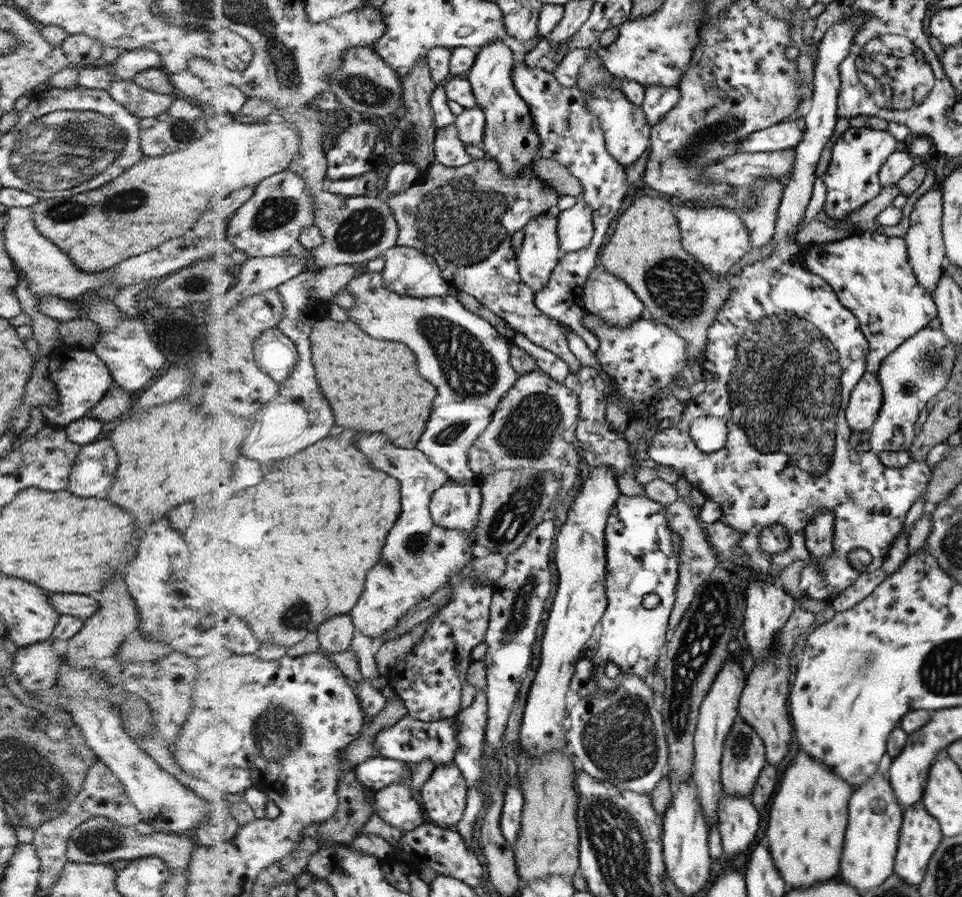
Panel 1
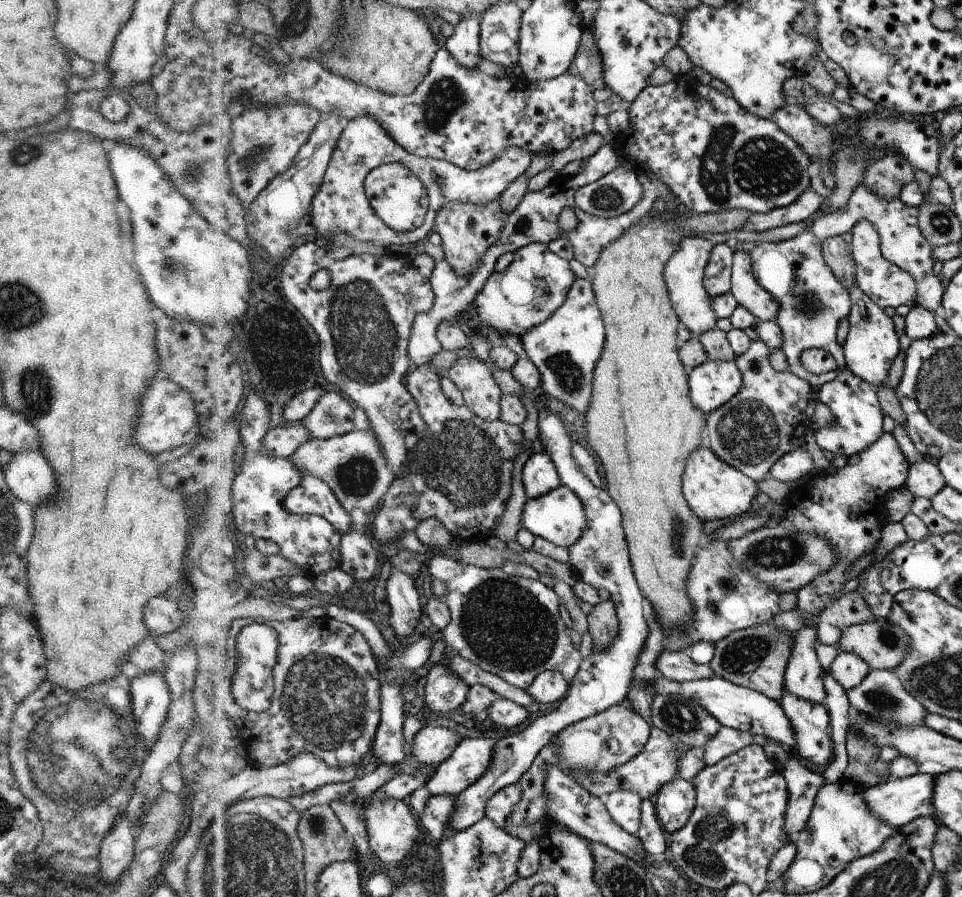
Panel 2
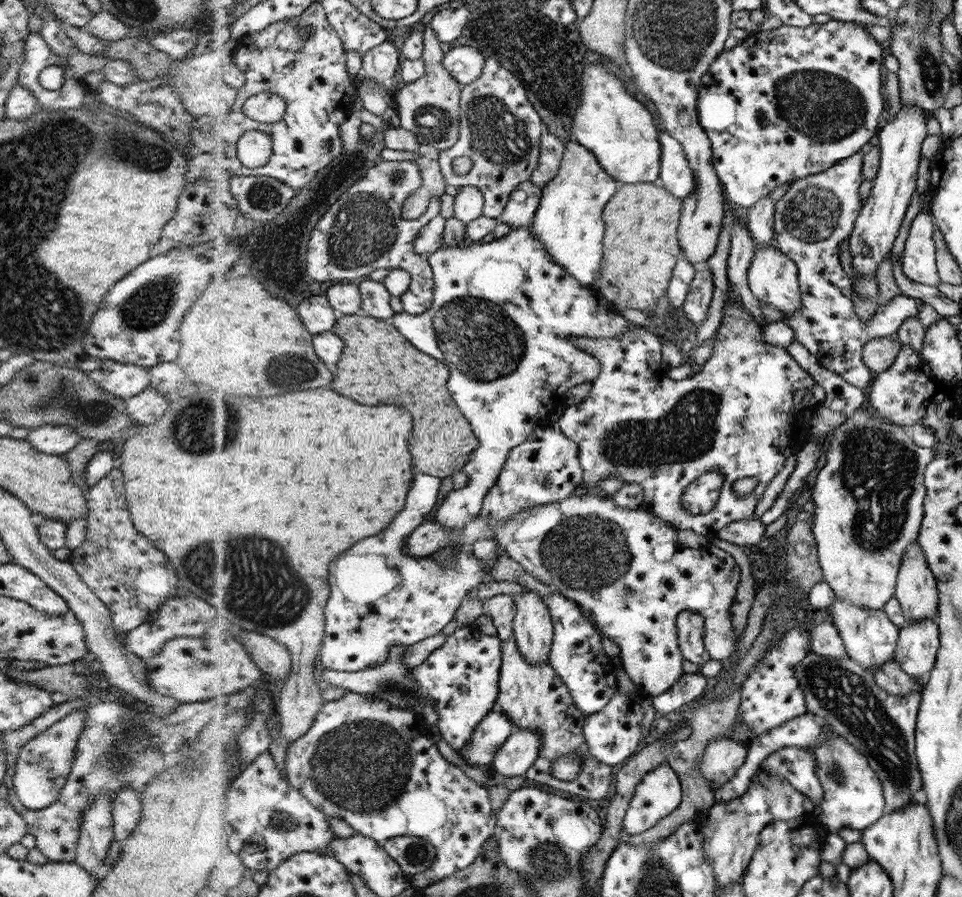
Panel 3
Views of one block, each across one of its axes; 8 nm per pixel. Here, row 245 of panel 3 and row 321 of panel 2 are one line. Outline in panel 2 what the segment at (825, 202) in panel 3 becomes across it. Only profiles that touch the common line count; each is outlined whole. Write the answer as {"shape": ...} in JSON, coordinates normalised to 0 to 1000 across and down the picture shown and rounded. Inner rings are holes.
{"shape":[[[839,254],[832,259],[830,263],[815,268],[813,270],[792,270],[778,275],[783,292],[783,304],[790,314],[792,321],[802,327],[811,340],[812,348],[809,351],[808,360],[812,363],[812,370],[815,372],[816,386],[813,387],[815,397],[819,402],[820,414],[825,419],[831,419],[841,425],[845,429],[846,435],[857,431],[864,424],[869,424],[875,417],[875,412],[879,411],[878,394],[874,384],[871,384],[870,366],[873,357],[877,357],[883,352],[886,343],[885,328],[875,314],[865,304],[863,298],[854,288],[854,270],[846,263],[845,259]],[[842,388],[854,388],[861,395],[864,395],[869,401],[869,414],[863,414],[853,418],[846,418],[840,415],[834,404],[832,404],[832,395],[836,390]]]}

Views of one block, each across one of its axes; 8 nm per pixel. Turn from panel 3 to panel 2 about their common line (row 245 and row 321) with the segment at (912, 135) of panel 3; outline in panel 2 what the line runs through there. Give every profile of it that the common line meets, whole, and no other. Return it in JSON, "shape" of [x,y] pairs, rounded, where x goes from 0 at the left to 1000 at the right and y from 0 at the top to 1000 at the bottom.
{"shape":[[[891,317],[884,319],[881,326],[885,328],[886,343],[881,352],[883,370],[877,379],[875,388],[878,394],[880,411],[902,426],[904,430],[917,431],[920,428],[919,421],[923,420],[923,410],[927,401],[933,397],[933,372],[929,368],[927,355],[921,352],[916,340],[905,331],[900,330]]]}

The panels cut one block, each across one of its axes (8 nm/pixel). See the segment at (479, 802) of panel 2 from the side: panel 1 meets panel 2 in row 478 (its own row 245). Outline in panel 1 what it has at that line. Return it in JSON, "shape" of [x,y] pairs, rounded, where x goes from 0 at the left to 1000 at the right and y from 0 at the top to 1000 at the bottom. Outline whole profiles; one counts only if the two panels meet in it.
{"shape":[[[605,221],[590,234],[580,235],[579,259],[584,282],[609,276],[617,262],[614,230]]]}

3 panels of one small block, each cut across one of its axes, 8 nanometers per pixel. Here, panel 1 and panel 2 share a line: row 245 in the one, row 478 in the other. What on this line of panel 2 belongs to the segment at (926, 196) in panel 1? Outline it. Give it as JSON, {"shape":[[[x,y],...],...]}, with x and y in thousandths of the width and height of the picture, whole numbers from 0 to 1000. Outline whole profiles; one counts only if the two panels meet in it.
{"shape":[[[960,511],[958,515],[946,518],[945,537],[942,538],[945,551],[968,556],[982,542],[981,530],[972,513]]]}

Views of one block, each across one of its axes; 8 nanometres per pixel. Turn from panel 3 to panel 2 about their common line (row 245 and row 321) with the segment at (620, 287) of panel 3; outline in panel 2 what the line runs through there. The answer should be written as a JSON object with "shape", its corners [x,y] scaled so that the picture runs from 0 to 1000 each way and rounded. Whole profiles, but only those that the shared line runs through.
{"shape":[[[769,232],[769,234],[758,234],[757,236],[740,236],[740,237],[713,237],[711,240],[700,240],[699,245],[690,245],[690,243],[680,243],[675,240],[665,245],[663,250],[659,250],[653,259],[644,263],[640,270],[629,274],[625,279],[624,288],[614,299],[613,312],[616,317],[616,323],[621,330],[621,339],[625,344],[625,352],[630,352],[630,397],[626,397],[626,401],[622,401],[622,424],[617,418],[617,450],[613,450],[613,455],[606,464],[609,468],[609,479],[611,479],[611,495],[615,497],[615,502],[623,508],[624,515],[629,524],[632,551],[638,556],[642,563],[647,574],[647,584],[649,588],[651,604],[654,613],[658,639],[660,640],[662,651],[672,669],[673,676],[677,681],[684,687],[684,691],[692,695],[692,707],[698,707],[701,702],[709,700],[711,696],[715,696],[719,691],[721,685],[720,670],[717,669],[715,661],[716,640],[719,635],[719,622],[722,622],[723,609],[728,604],[730,598],[730,583],[725,576],[725,572],[717,566],[714,557],[711,557],[711,528],[714,521],[714,514],[719,507],[719,502],[723,504],[728,493],[730,493],[730,475],[732,475],[732,466],[730,466],[730,457],[720,450],[716,437],[716,418],[711,412],[711,404],[707,404],[705,399],[705,386],[703,386],[703,368],[705,368],[705,355],[701,348],[700,336],[695,331],[695,320],[691,313],[691,298],[694,297],[696,287],[707,274],[711,265],[717,264],[717,261],[751,261],[763,256],[770,256],[775,253],[775,245],[780,245],[782,236]]]}

